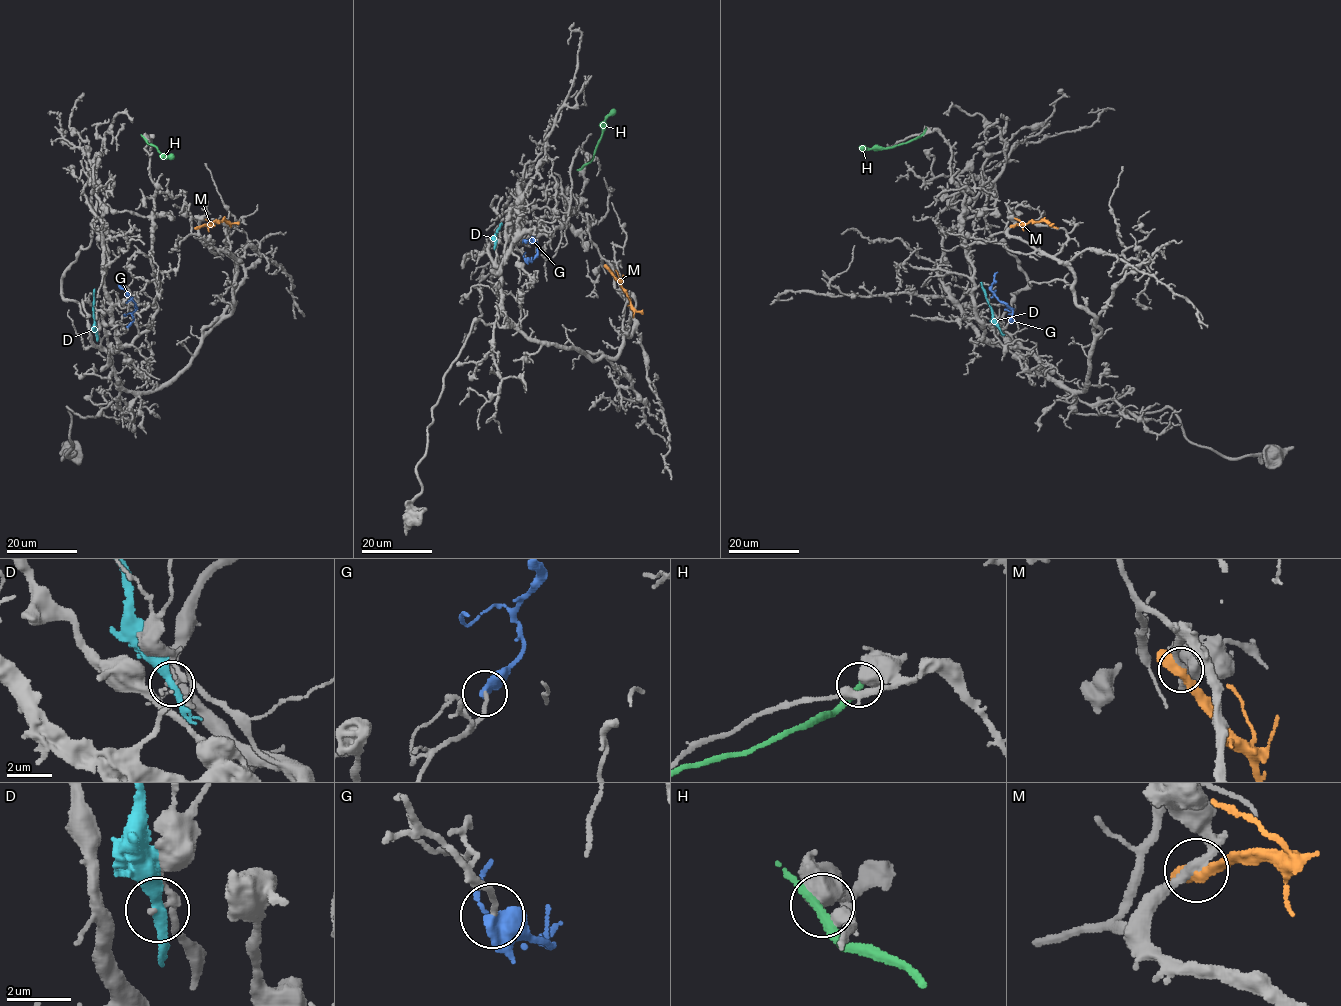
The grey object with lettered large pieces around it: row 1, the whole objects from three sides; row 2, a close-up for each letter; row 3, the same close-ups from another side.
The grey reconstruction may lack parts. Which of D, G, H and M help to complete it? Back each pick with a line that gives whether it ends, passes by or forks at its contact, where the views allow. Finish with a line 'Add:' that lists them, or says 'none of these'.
G: it passes by
Add: G

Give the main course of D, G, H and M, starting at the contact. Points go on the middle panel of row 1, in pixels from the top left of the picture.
D: (495, 244), (501, 222)
G: (525, 259), (532, 262), (537, 246), (532, 239), (522, 242)
H: (581, 169), (592, 158), (604, 119), (615, 109)
M: (608, 267), (630, 304), (643, 314)

